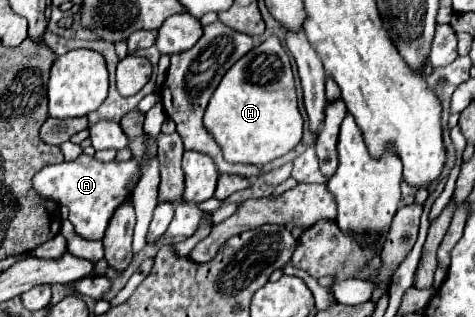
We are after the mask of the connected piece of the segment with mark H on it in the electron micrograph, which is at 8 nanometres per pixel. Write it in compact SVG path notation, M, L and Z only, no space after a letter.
M268 37L264 43L248 51L242 59L238 59L222 77L220 85L216 87L206 115L204 115L204 127L214 137L214 141L220 145L222 155L228 163L240 163L240 161L254 161L246 165L266 165L274 161L276 157L286 155L290 149L294 149L302 139L302 127L304 119L298 111L298 97L294 87L294 75L290 67L290 57L286 49L282 47L278 37Z

